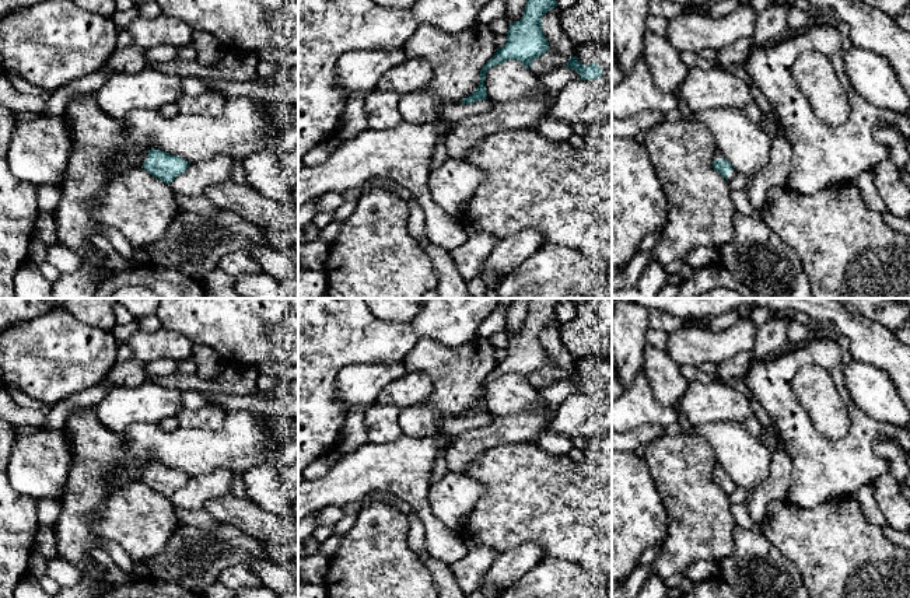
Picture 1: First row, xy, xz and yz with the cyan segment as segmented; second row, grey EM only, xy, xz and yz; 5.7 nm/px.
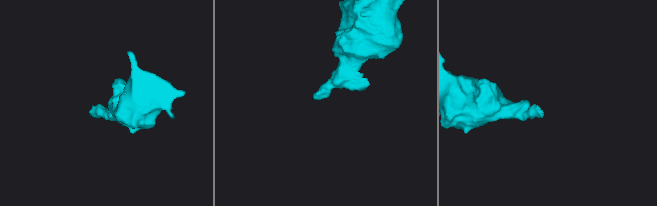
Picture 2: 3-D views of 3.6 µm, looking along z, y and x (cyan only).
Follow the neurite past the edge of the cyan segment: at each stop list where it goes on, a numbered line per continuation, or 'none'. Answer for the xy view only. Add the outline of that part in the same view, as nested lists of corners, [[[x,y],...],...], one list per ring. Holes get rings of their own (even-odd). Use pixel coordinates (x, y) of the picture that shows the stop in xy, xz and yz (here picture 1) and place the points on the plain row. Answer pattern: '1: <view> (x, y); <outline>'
1: xy (132, 471); [[[127,462],[115,475],[115,489],[120,489],[125,483],[130,480],[141,480],[148,472],[147,464]]]

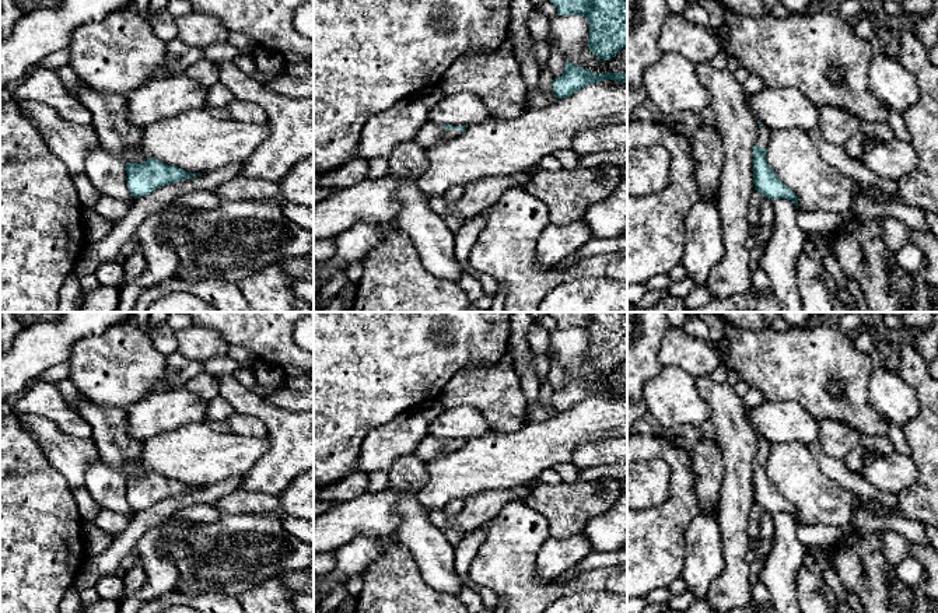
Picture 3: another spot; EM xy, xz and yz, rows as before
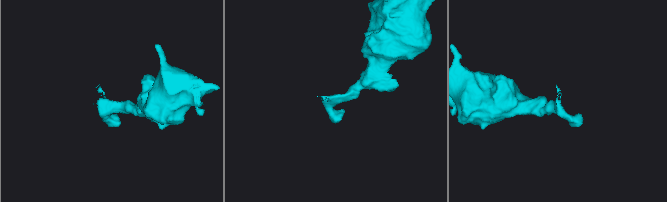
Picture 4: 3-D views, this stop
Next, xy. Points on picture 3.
none

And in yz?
1: yz (762, 454); [[[760,439],[759,441],[759,449],[756,452],[756,458],[760,460],[760,462],[766,462],[767,460],[767,456],[769,456],[769,452],[770,452],[770,442],[767,439]]]

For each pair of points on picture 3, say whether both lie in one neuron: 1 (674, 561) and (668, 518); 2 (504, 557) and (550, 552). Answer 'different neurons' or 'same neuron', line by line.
1: same neuron
2: different neurons

